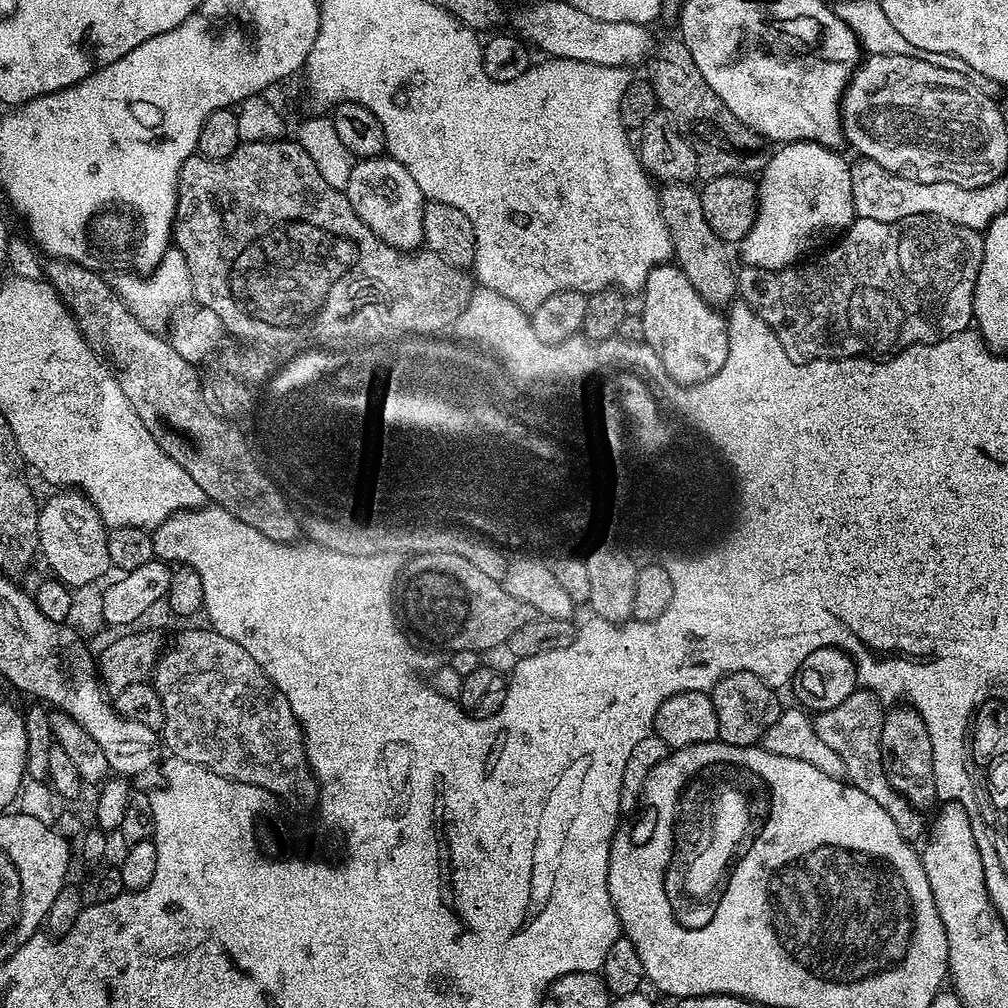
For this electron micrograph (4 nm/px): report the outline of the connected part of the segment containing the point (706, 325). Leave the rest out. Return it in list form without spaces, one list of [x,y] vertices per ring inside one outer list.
[[[672,262],[659,264],[657,268],[648,272],[642,289],[643,296],[644,308],[641,307],[638,313],[642,318],[645,330],[644,343],[652,347],[654,354],[658,354],[666,374],[672,381],[680,385],[690,385],[701,384],[714,378],[714,374],[718,374],[718,370],[722,370],[728,353],[727,319],[704,301],[702,294],[698,294],[698,290],[694,290],[694,286],[690,286],[690,278],[686,278],[682,269]]]

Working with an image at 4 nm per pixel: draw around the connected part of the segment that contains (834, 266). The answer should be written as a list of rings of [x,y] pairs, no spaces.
[[[914,214],[910,218],[898,218],[894,222],[874,222],[874,218],[857,218],[853,220],[849,228],[844,229],[837,240],[840,241],[829,252],[822,253],[817,260],[809,259],[804,262],[809,262],[809,264],[801,263],[799,266],[783,268],[777,272],[767,272],[761,268],[749,268],[747,266],[739,269],[739,299],[750,305],[758,314],[758,318],[762,318],[762,322],[766,322],[766,326],[770,326],[770,330],[774,330],[778,342],[782,342],[782,350],[786,350],[788,356],[799,358],[804,362],[810,360],[849,360],[852,356],[887,358],[895,353],[903,352],[905,348],[912,348],[915,344],[936,344],[939,340],[945,340],[959,332],[969,331],[974,320],[972,303],[974,302],[976,272],[982,266],[982,254],[984,253],[984,238],[981,233],[966,226],[958,226],[949,220],[943,220],[941,216]]]

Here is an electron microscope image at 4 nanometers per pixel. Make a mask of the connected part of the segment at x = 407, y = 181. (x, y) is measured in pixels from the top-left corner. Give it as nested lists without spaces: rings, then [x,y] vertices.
[[[381,154],[357,159],[350,170],[346,195],[350,206],[354,206],[354,214],[358,214],[384,244],[394,246],[400,252],[415,252],[424,244],[424,195],[418,190],[418,182],[410,178],[410,170],[391,156]]]

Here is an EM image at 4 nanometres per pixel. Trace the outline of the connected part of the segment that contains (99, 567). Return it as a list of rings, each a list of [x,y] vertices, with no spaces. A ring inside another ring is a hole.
[[[60,490],[57,496],[40,504],[38,518],[39,555],[44,556],[53,577],[72,590],[84,588],[99,576],[110,572],[110,550],[108,532],[103,518],[88,497],[79,490]]]

